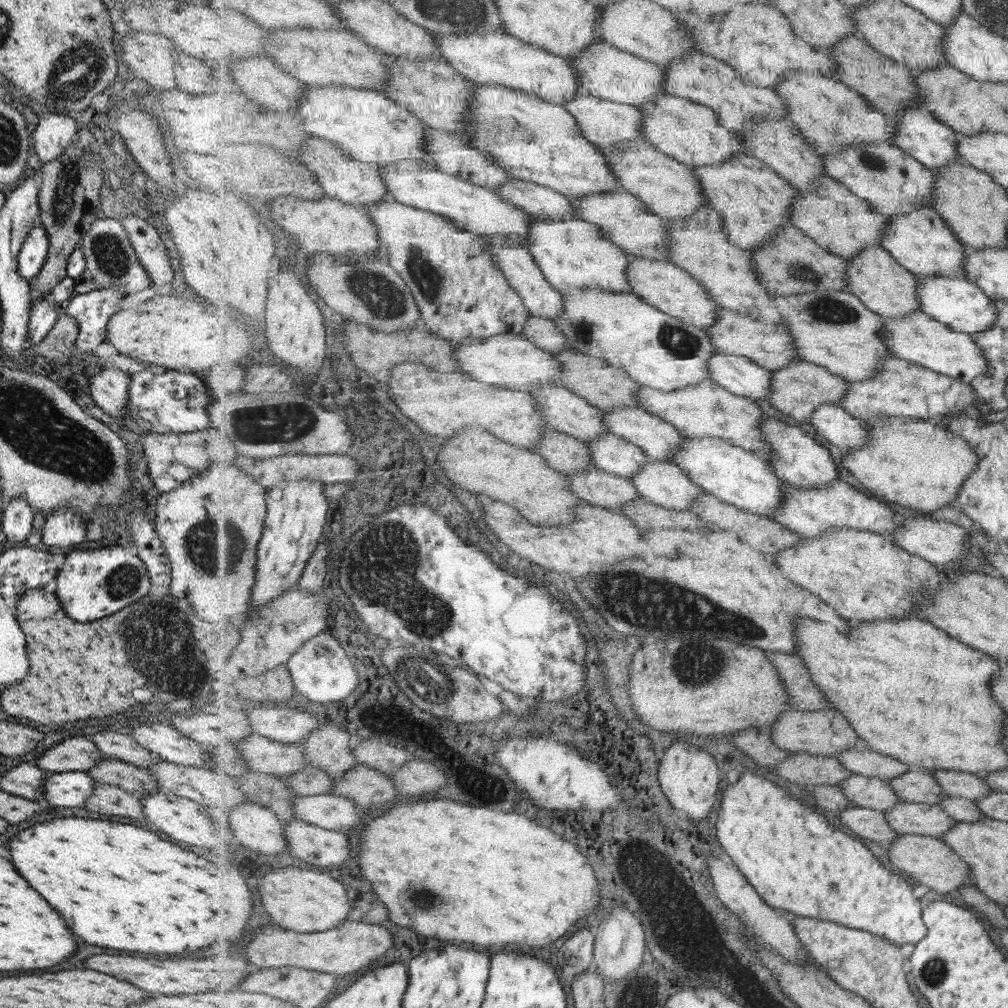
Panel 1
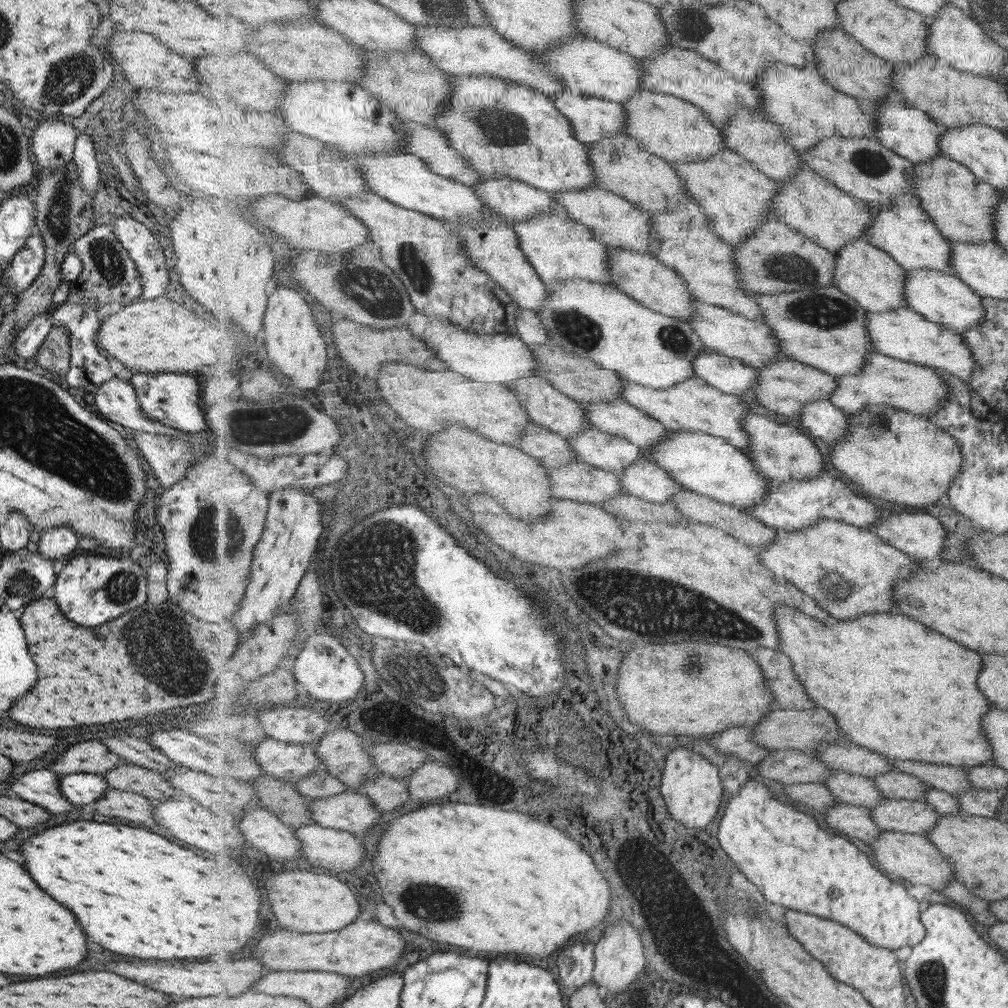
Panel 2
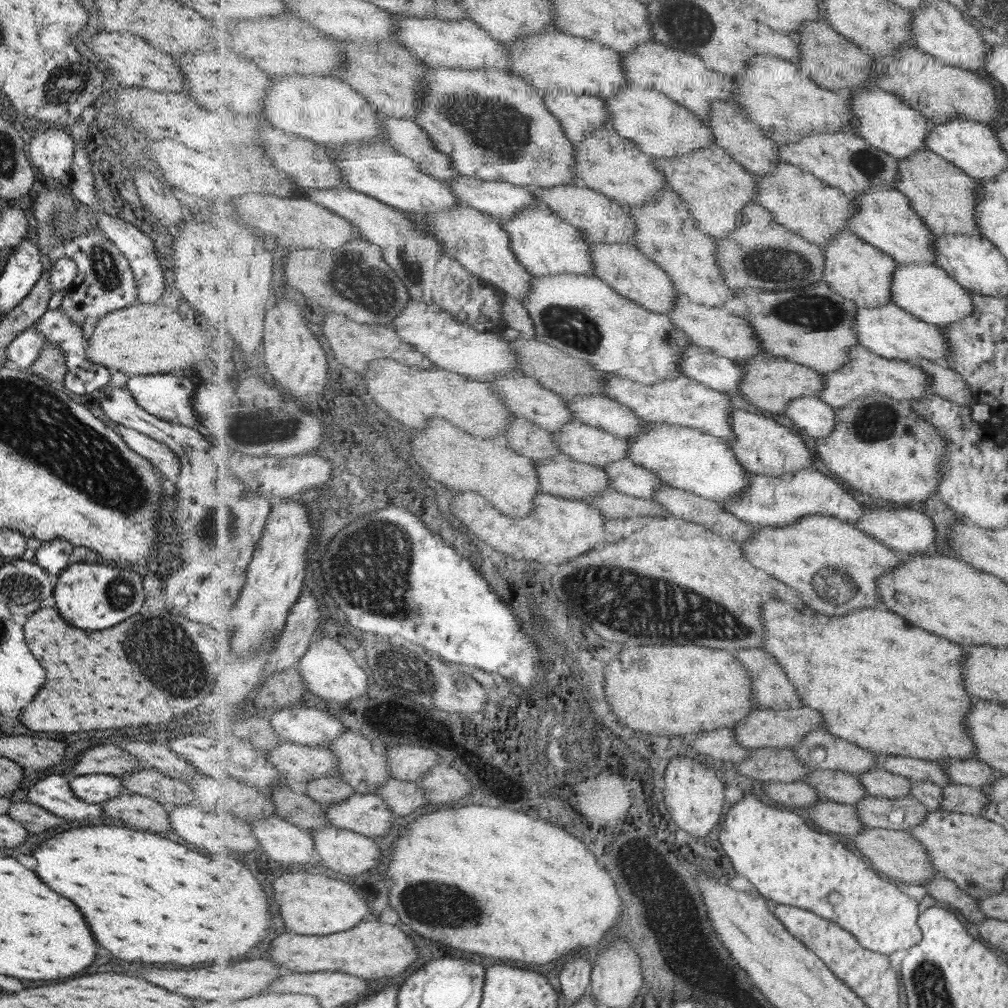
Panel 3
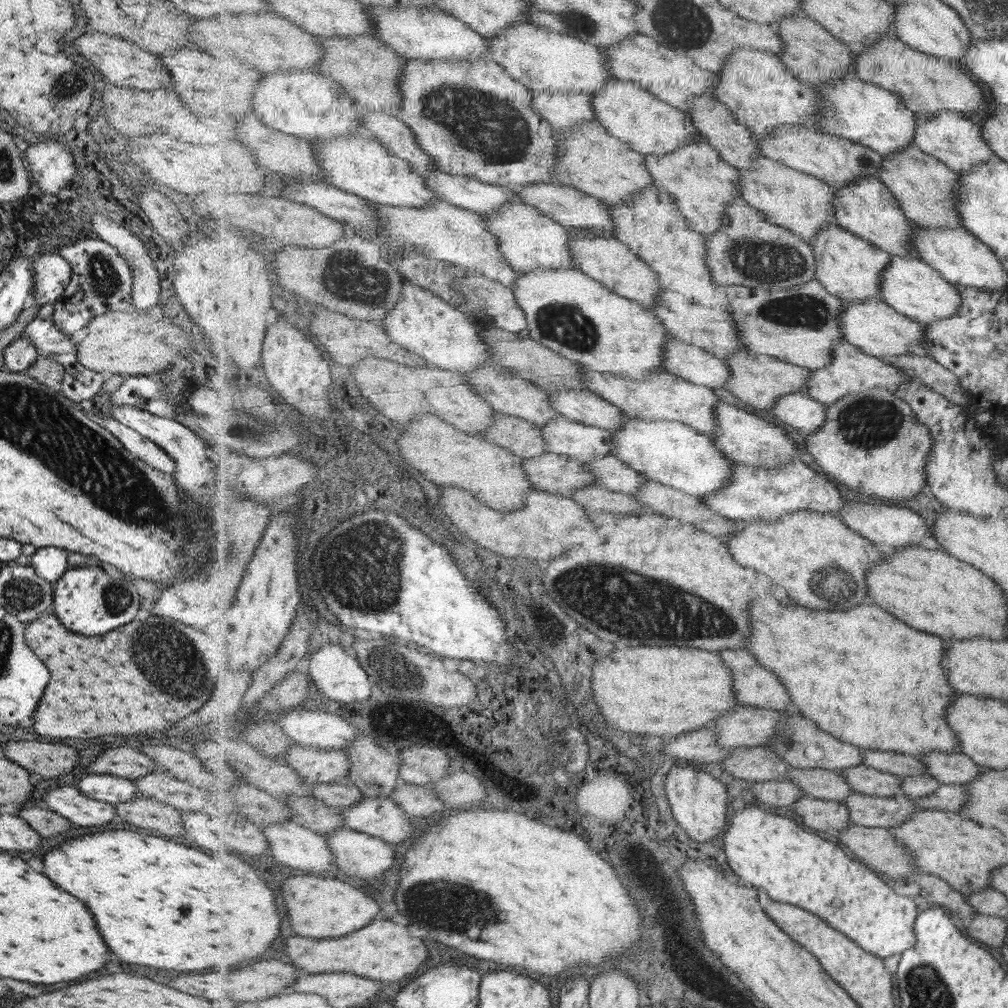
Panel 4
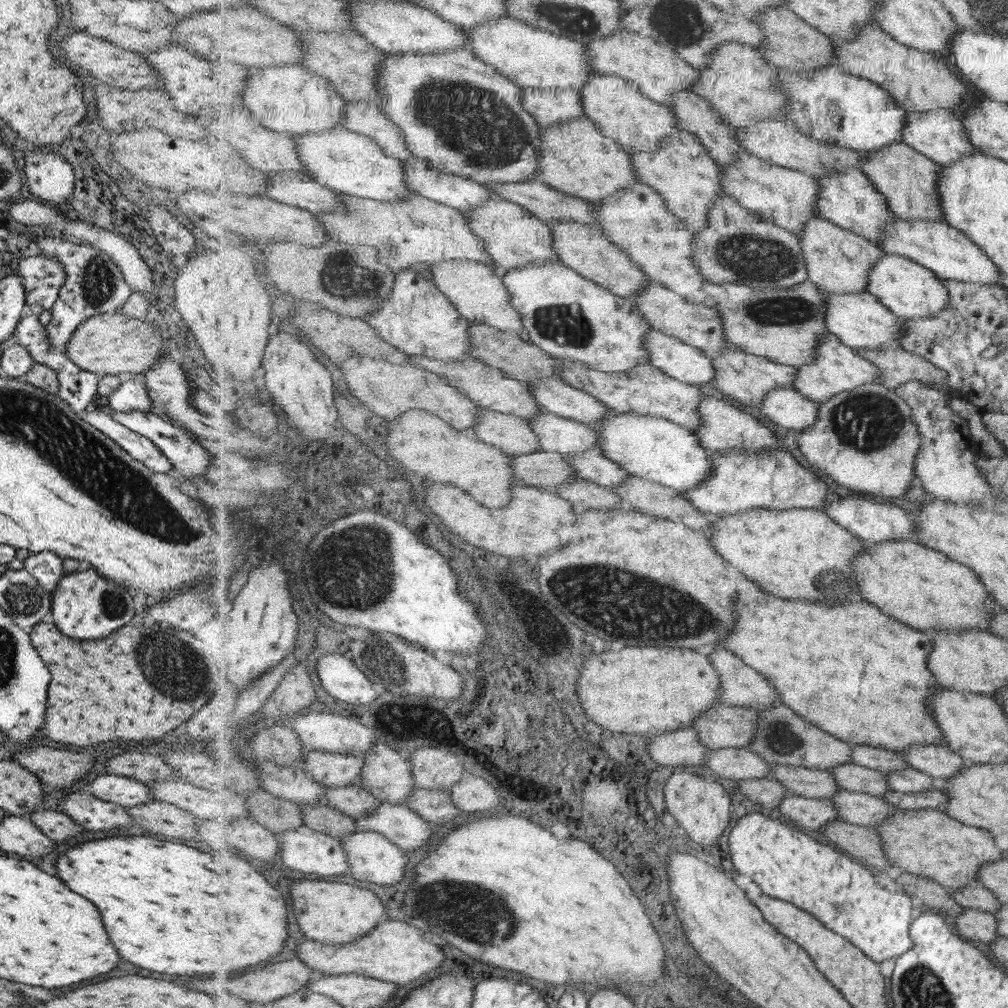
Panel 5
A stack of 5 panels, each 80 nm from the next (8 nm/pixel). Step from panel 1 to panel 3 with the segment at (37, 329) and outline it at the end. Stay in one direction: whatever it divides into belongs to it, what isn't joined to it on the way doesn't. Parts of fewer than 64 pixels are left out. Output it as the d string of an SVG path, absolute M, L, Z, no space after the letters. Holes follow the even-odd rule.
M33 325L23 329L7 345L6 361L8 365L19 370L25 370L38 357L43 343L42 334L34 329Z

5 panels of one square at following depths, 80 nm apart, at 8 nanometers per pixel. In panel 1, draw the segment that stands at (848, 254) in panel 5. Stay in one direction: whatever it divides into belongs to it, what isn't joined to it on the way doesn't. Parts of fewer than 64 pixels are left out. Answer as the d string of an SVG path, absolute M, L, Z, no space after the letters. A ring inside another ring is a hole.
M868 246L850 260L848 265L848 288L871 309L882 317L901 318L921 310L918 293L918 277L905 268L888 250L879 246Z

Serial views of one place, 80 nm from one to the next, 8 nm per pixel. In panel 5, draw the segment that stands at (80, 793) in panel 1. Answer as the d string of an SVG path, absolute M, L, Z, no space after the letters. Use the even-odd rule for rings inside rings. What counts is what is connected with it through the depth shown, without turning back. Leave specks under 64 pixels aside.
M112 774L96 775L89 782L85 782L84 790L99 800L122 807L132 807L154 800L145 783Z

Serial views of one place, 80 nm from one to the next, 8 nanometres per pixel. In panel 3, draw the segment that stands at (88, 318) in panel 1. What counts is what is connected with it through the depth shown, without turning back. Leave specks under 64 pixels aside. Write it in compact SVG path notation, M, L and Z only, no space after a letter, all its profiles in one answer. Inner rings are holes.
M59 308L46 309L46 311L34 322L34 329L37 329L45 341L49 341L57 345L64 354L66 362L66 374L64 382L60 383L60 387L65 387L69 392L75 395L91 394L93 390L103 388L109 382L111 371L104 366L88 361L86 357L86 339L83 337L83 328L81 325L72 323L72 320Z

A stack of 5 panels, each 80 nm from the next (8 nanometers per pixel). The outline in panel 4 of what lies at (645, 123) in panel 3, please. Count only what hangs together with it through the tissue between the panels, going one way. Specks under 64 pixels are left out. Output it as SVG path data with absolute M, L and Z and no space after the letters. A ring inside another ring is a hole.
M611 78L600 90L593 93L594 107L596 108L596 118L608 130L608 133L617 136L625 143L645 156L669 155L671 152L679 151L679 149L702 139L701 134L690 117L688 111L682 111L674 107L671 103L665 102L663 99L657 98L650 90L640 87L633 80L623 80Z

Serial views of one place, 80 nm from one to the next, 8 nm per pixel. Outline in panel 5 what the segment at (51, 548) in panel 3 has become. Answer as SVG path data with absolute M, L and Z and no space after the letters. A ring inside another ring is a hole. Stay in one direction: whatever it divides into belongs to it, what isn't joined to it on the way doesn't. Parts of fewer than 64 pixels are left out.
M43 551L28 555L23 560L25 569L49 594L53 592L57 582L62 577L62 558L54 552Z

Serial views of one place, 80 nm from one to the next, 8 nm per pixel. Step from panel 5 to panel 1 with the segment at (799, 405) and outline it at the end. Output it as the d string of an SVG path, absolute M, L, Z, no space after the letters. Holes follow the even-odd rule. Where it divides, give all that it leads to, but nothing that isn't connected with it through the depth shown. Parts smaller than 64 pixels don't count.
M824 404L813 415L811 425L817 434L841 449L858 448L870 442L866 421L855 418L841 405Z

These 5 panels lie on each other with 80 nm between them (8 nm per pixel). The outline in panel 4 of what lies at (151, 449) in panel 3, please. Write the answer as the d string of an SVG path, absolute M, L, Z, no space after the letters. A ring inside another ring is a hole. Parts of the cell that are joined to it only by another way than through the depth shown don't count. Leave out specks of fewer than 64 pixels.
M97 417L95 422L108 430L122 444L122 448L128 450L135 458L140 458L146 465L152 466L159 472L172 475L174 460L171 460L154 442L112 417Z

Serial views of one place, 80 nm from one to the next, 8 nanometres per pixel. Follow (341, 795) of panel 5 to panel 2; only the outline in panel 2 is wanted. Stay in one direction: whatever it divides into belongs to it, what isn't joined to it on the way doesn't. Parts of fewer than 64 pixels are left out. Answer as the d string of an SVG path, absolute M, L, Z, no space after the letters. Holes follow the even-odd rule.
M326 769L315 770L303 777L296 787L305 798L309 799L329 798L351 790L348 785L331 775Z

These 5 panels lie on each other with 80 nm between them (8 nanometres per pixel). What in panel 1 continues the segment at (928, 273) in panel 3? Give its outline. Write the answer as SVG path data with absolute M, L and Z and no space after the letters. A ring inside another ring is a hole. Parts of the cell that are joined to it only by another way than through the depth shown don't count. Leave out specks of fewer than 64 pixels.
M936 277L921 279L918 293L920 296L921 310L932 316L935 320L948 324L957 332L975 335L993 328L998 321L998 306L996 300L991 298L975 283L965 277Z

